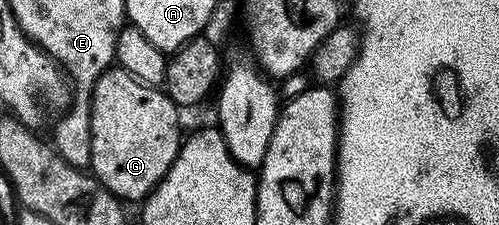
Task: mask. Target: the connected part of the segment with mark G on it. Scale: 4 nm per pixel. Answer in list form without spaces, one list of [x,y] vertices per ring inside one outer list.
[[[119,68],[98,76],[91,103],[91,173],[117,198],[139,203],[162,181],[178,156],[181,111],[163,89],[142,84]]]

